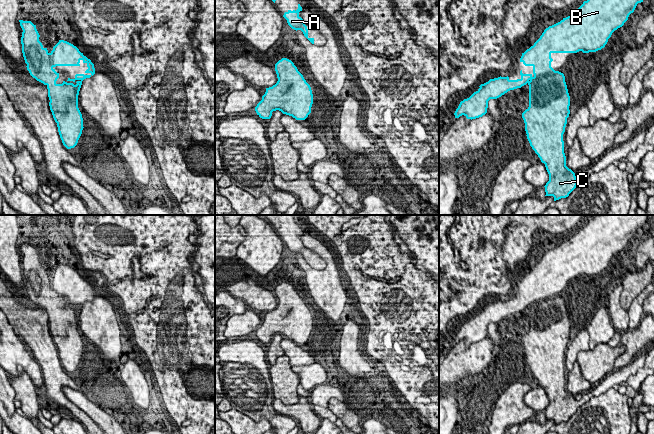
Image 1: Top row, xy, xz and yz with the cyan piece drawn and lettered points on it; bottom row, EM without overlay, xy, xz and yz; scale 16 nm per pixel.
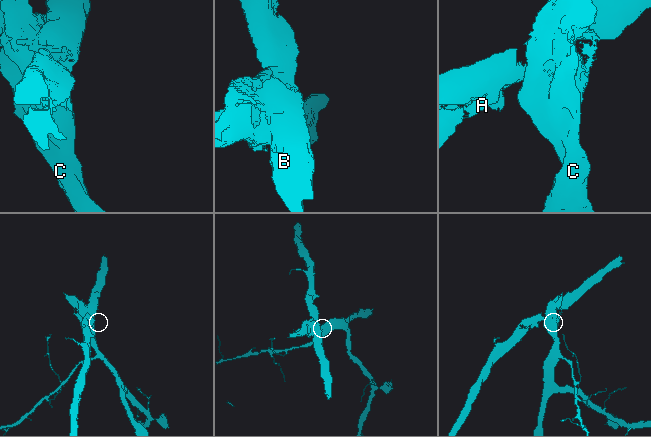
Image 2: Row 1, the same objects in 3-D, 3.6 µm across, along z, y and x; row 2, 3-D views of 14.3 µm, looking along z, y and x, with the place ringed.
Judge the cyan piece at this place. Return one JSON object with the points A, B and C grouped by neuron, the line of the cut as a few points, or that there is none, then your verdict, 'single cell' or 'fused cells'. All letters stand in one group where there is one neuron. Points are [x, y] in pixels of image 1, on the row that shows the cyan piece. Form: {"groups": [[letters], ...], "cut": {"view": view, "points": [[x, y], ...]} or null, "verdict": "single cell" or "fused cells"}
{"groups": [["A", "B"], ["C"]], "cut": {"view": "yz", "points": [[567, 92], [557, 98], [543, 98], [540, 118], [529, 120]]}, "verdict": "fused cells"}

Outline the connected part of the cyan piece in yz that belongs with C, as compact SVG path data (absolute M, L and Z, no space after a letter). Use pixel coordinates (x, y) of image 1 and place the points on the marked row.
M530 81L529 85L529 107L522 113L522 118L525 123L525 131L530 146L540 158L541 162L545 164L546 170L549 174L549 181L546 183L545 196L553 196L554 201L561 198L566 198L576 188L576 176L575 173L566 166L566 156L564 153L564 141L563 134L567 124L567 118L569 117L570 110L570 96L569 93L561 95L558 99L554 99L549 96L547 99L543 98L540 102L540 120L531 121L529 117L528 109L531 108L531 95L533 90L531 89Z

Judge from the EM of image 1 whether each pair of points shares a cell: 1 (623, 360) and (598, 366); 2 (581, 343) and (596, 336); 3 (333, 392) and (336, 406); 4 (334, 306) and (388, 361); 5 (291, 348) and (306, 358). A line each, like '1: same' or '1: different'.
1: different
2: different
3: different
4: different
5: same

